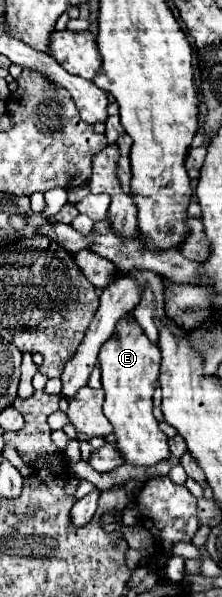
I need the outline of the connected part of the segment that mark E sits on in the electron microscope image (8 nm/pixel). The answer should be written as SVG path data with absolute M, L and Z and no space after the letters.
M123 319L117 323L115 335L101 347L99 367L105 391L103 413L115 429L115 447L121 453L125 465L153 467L161 461L167 461L169 457L167 435L157 427L157 419L153 417L153 389L157 385L159 363L159 347L151 345L151 341L143 337L137 323L127 325Z

